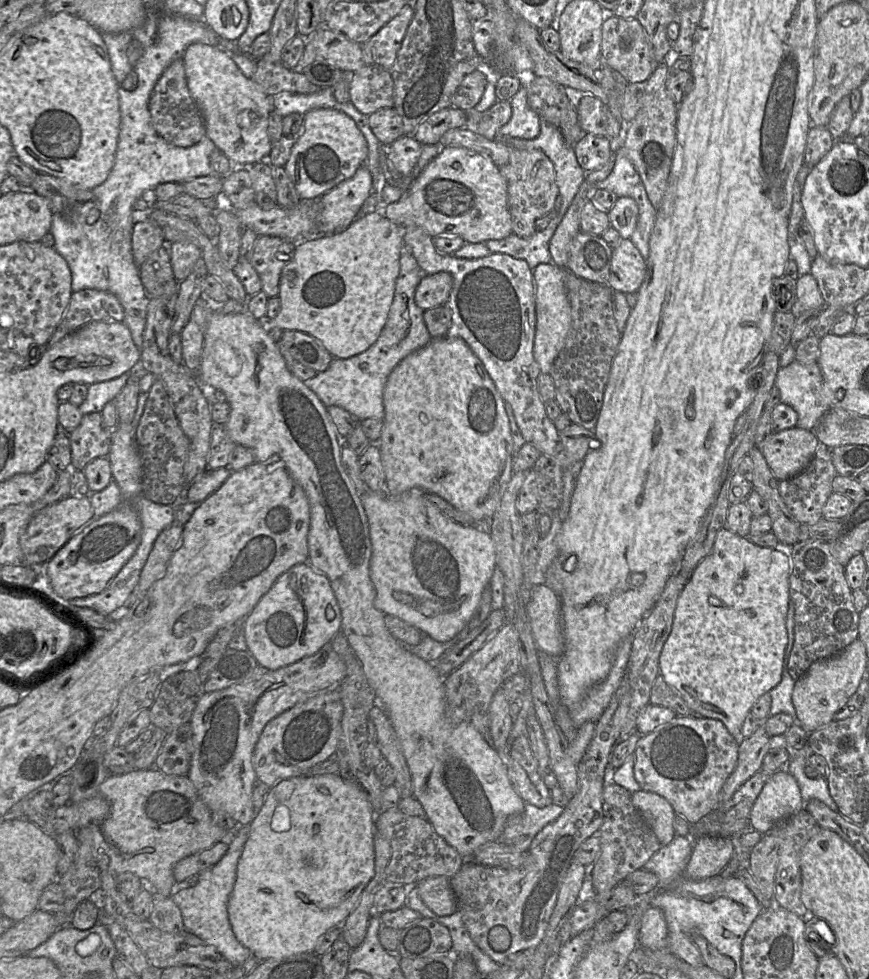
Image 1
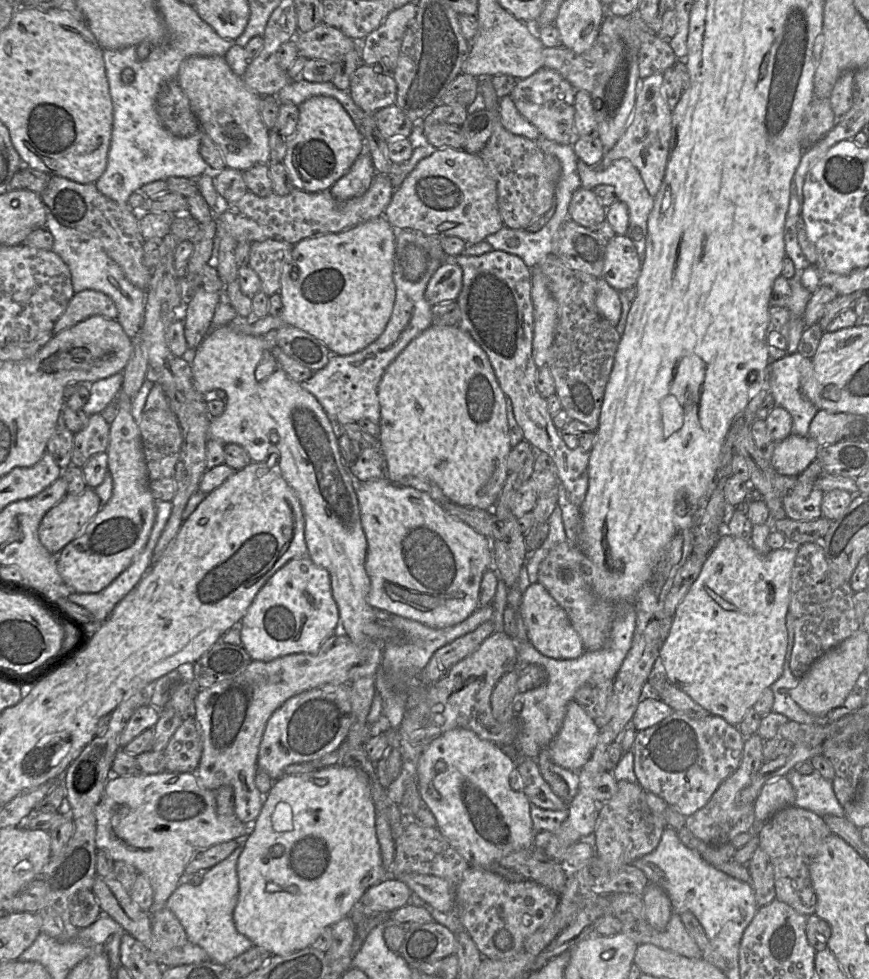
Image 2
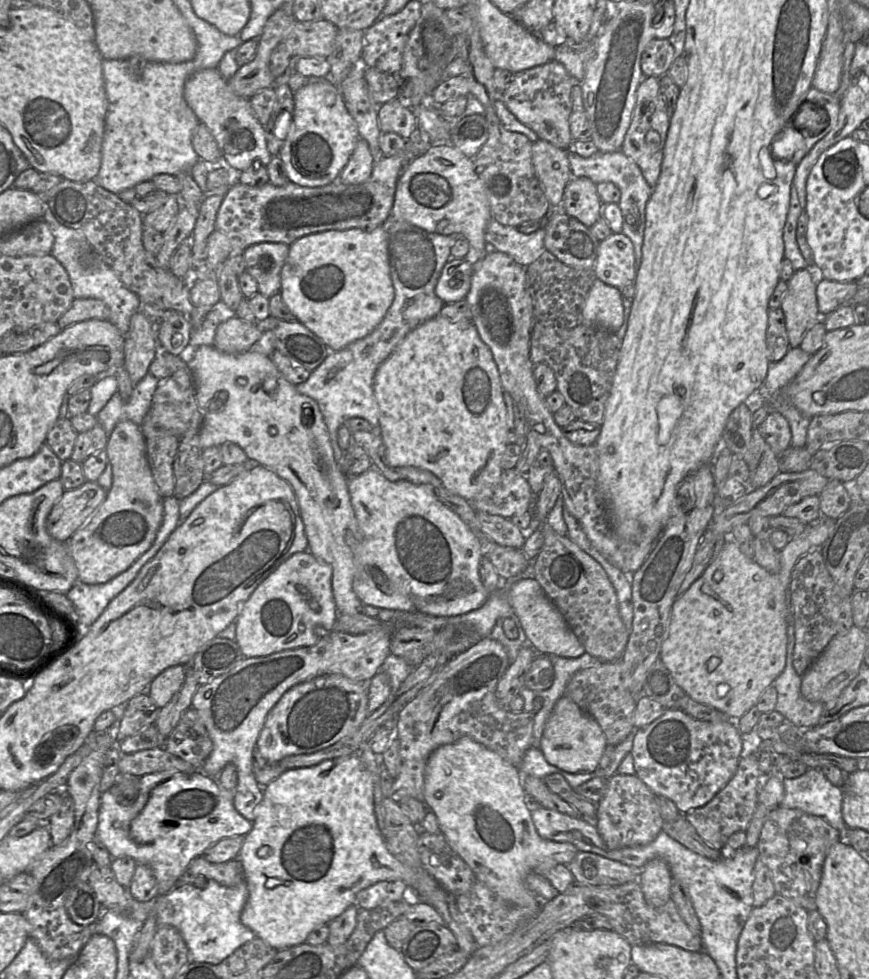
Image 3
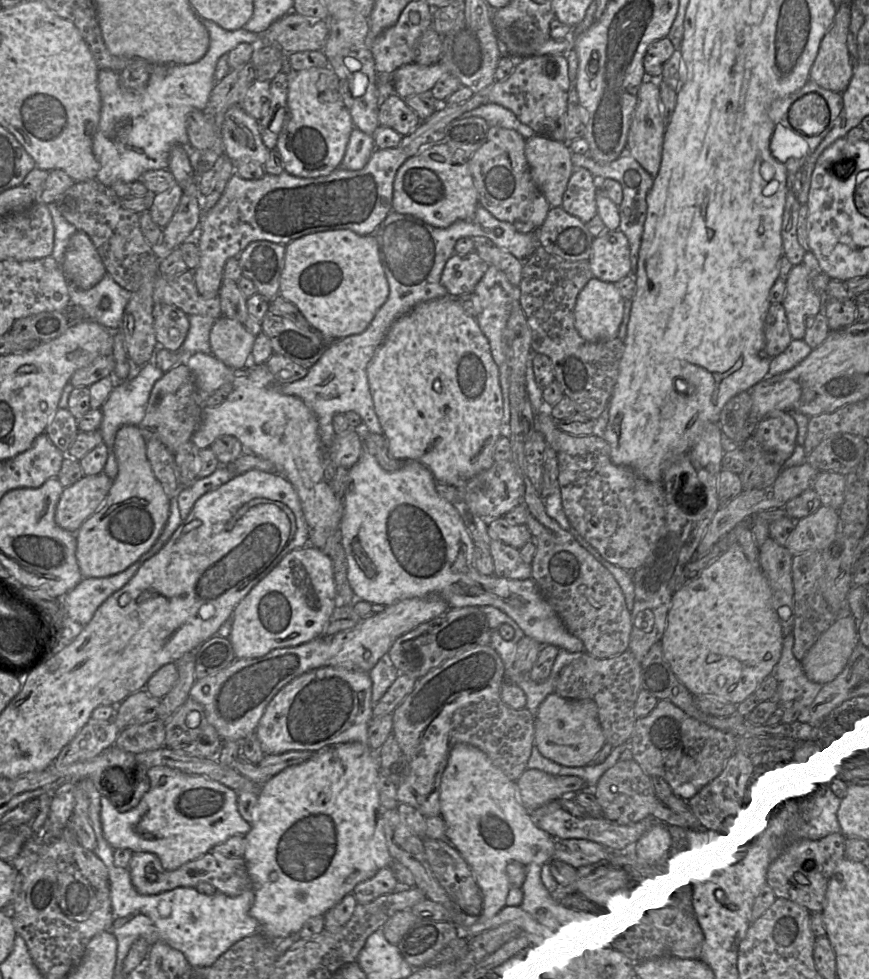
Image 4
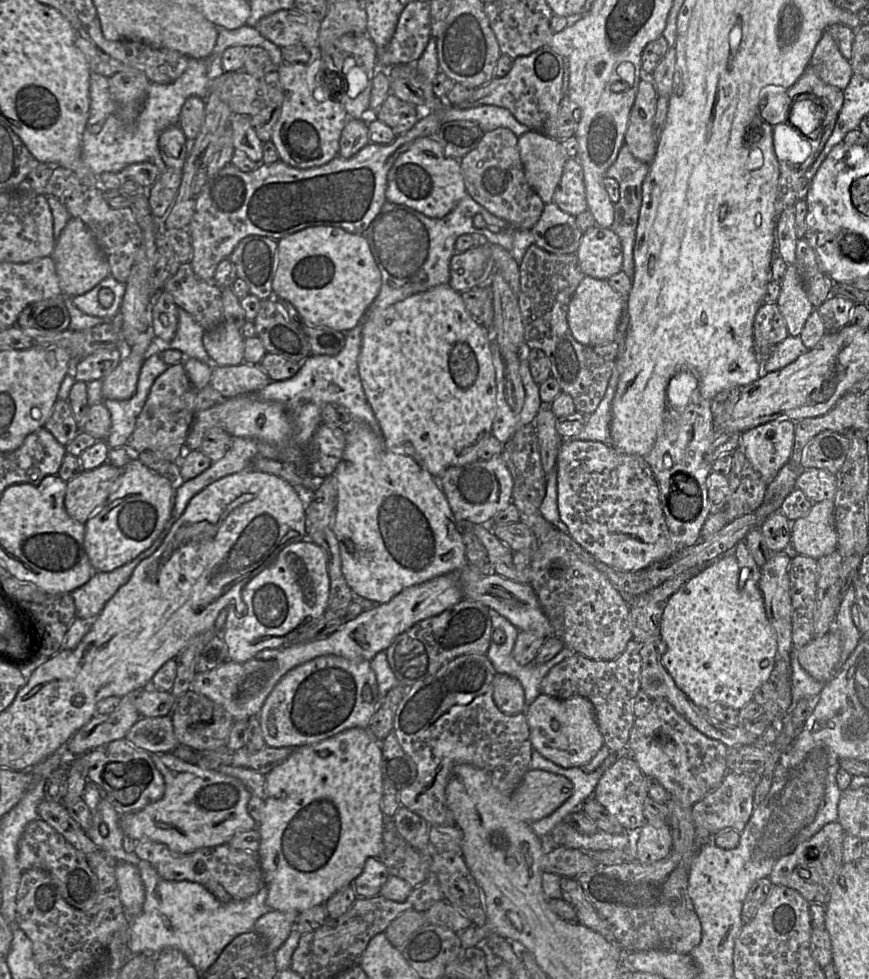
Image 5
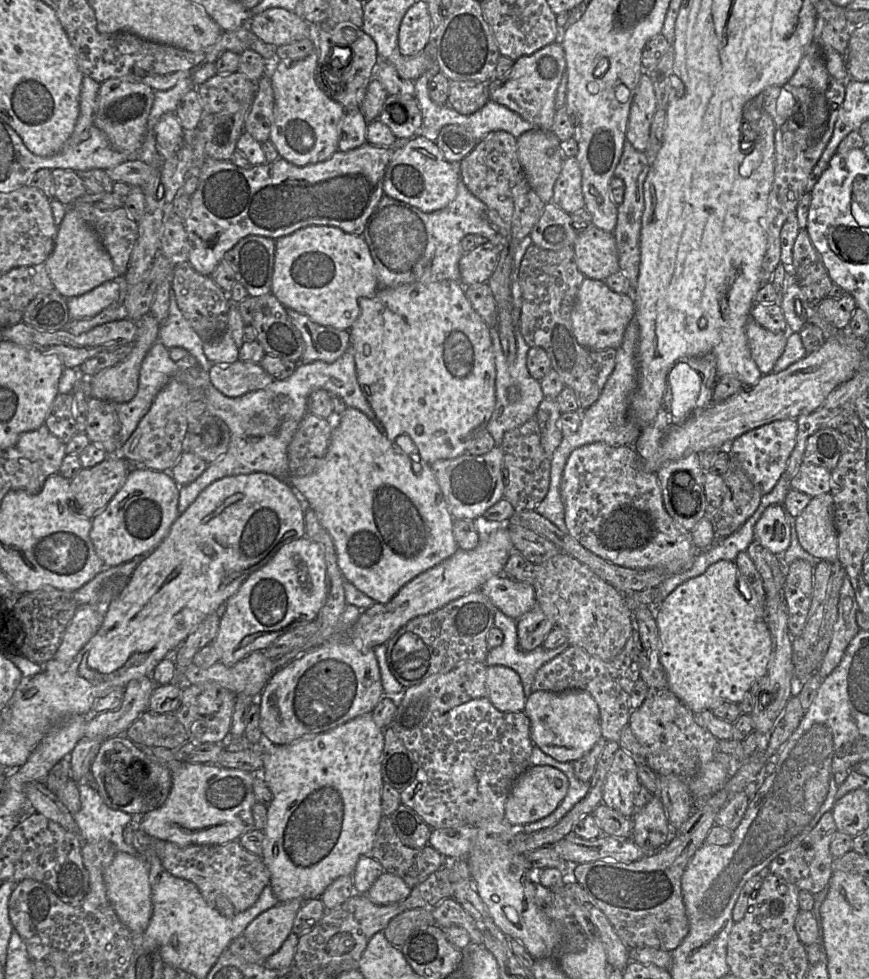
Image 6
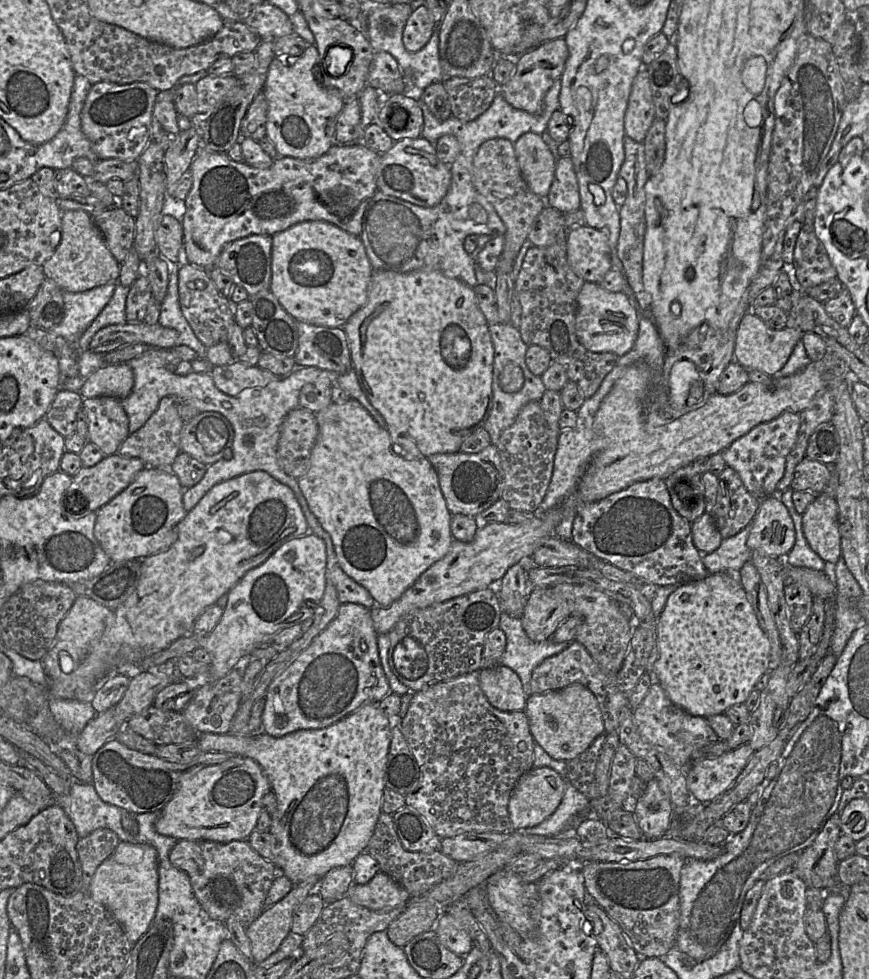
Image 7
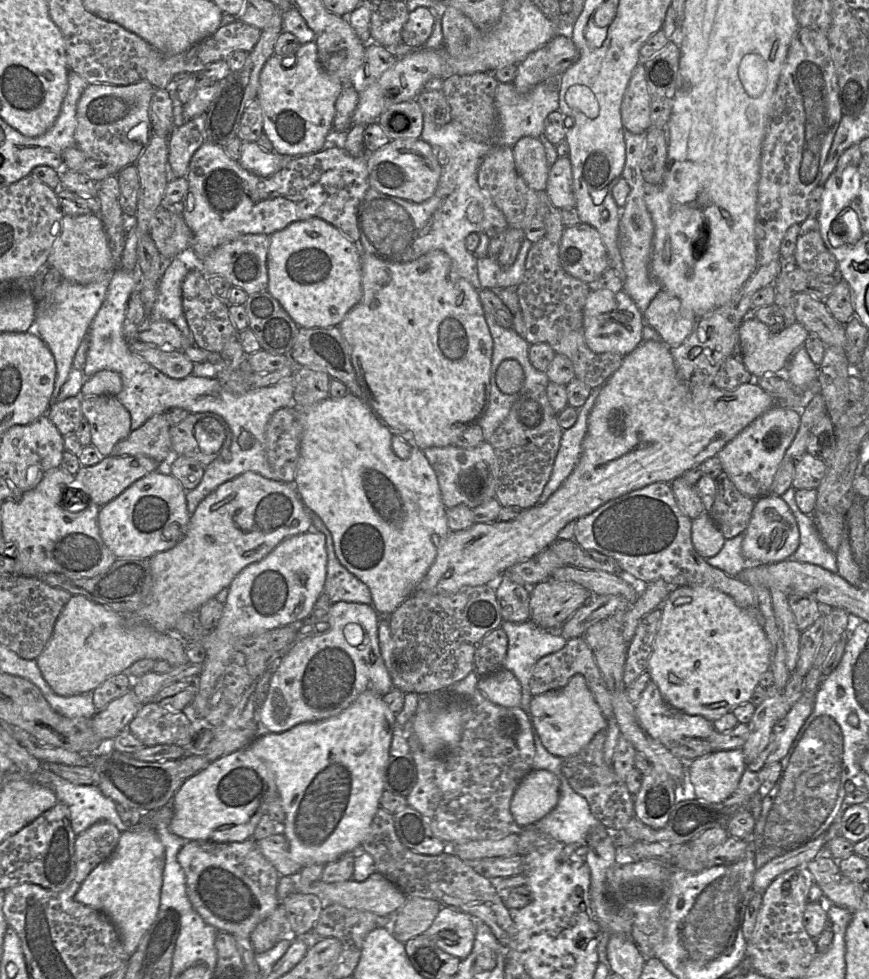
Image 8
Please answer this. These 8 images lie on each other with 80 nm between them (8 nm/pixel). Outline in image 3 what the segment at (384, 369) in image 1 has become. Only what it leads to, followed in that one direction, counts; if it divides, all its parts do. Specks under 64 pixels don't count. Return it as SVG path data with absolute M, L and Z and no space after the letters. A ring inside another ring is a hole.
M391 216L383 225L389 236L390 275L395 291L395 297L390 308L372 333L352 342L339 351L330 351L325 360L316 369L311 371L309 378L305 382L296 385L299 393L314 399L318 403L324 422L328 428L336 461L340 461L344 453L338 444L337 431L346 420L360 417L367 420L375 430L379 429L379 406L373 389L375 373L381 363L390 356L408 333L439 315L441 308L446 303L437 297L435 287L444 265L451 258L452 246L459 237L462 237L458 234L442 235L428 232L406 221L395 220Z

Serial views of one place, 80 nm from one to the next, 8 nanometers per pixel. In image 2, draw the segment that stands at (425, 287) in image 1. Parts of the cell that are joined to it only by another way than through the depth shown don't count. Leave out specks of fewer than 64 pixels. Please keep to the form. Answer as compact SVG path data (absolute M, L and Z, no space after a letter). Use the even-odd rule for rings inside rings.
M443 263L433 274L425 290L431 306L456 301L463 286L463 270L456 263Z

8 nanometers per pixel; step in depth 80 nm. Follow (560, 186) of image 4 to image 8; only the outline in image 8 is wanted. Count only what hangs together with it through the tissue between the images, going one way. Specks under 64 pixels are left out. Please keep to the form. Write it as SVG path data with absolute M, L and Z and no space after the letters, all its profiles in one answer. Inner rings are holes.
M525 136L512 149L516 170L525 183L534 191L546 191L550 166L542 142L536 137Z

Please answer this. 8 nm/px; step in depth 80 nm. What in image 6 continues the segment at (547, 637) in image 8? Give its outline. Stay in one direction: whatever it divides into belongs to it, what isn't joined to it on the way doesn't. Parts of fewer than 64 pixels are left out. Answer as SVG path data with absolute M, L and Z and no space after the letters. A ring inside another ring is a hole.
M496 610L493 625L502 631L504 639L501 645L488 650L485 663L487 666L502 665L514 670L521 679L524 696L527 698L533 692L532 684L537 670L568 649L569 644L564 643L550 650L541 645L532 651L524 652L518 646L516 620Z

